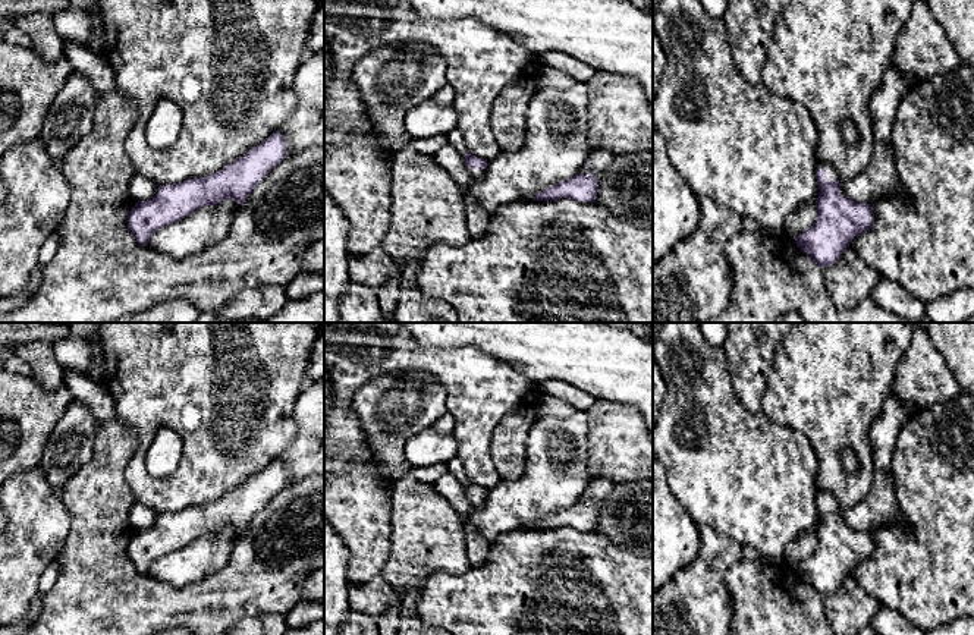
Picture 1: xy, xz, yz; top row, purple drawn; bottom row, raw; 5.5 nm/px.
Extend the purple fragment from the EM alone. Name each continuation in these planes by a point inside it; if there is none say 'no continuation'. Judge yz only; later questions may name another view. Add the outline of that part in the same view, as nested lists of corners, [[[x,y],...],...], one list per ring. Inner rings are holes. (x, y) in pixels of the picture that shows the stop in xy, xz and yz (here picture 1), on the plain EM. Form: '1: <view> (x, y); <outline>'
1: yz (832, 502); [[[817,488],[816,497],[824,497],[826,502],[827,502],[829,510],[833,510],[835,507],[839,507],[839,503],[838,503],[838,500],[835,499],[835,496],[833,496],[832,493],[826,491],[826,490]]]

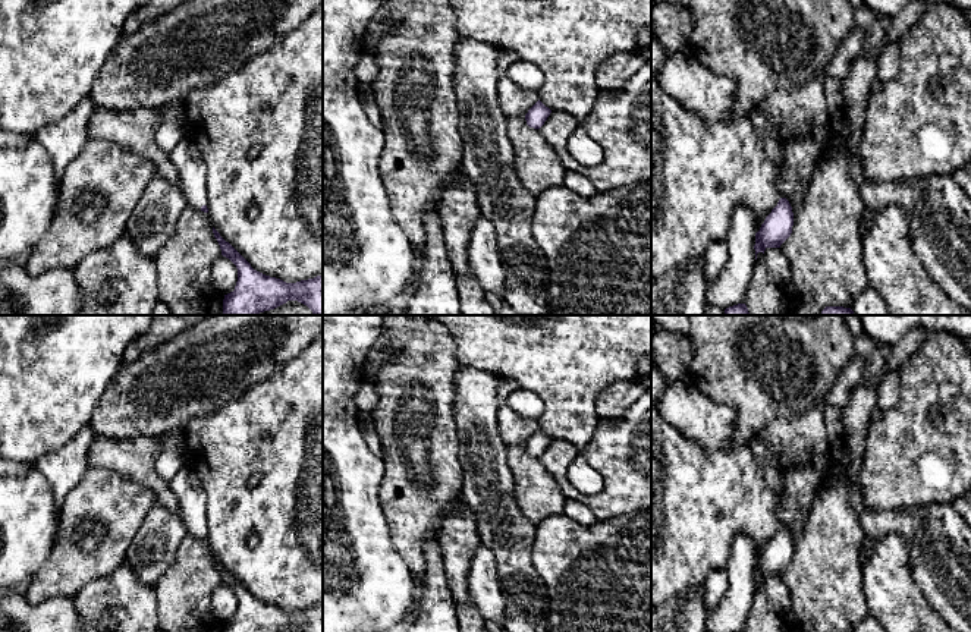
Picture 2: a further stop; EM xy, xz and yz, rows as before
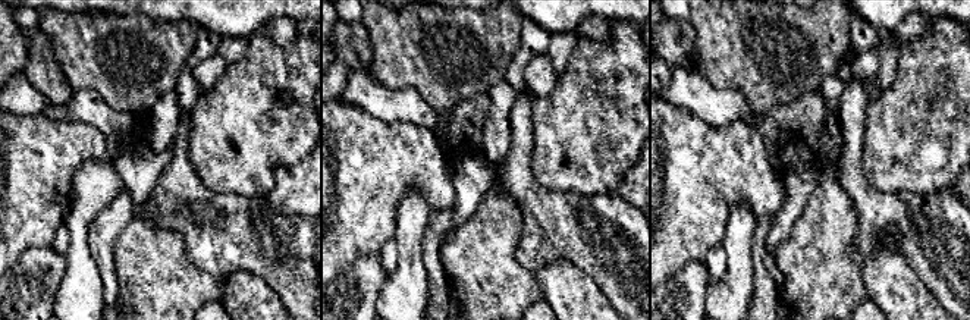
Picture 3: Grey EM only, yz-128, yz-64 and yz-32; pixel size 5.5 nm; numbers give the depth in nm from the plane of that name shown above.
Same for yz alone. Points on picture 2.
no continuation

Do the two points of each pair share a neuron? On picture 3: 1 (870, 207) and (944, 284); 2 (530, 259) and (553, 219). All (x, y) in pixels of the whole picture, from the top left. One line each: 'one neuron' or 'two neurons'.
1: one neuron
2: one neuron

